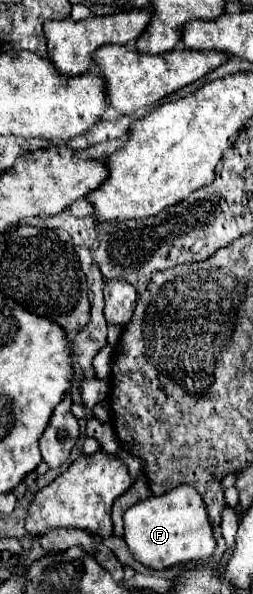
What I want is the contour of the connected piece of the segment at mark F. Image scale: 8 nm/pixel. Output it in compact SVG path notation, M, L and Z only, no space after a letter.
M180 485L166 495L152 495L132 505L124 513L124 541L132 557L152 569L166 569L190 561L206 561L212 557L216 547L206 505L200 493L190 485Z

